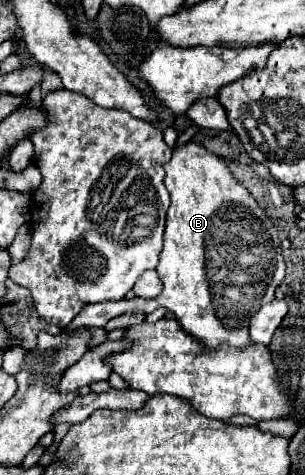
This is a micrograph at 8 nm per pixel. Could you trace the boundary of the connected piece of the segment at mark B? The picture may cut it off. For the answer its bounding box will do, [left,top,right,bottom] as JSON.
[67,143,285,347]

